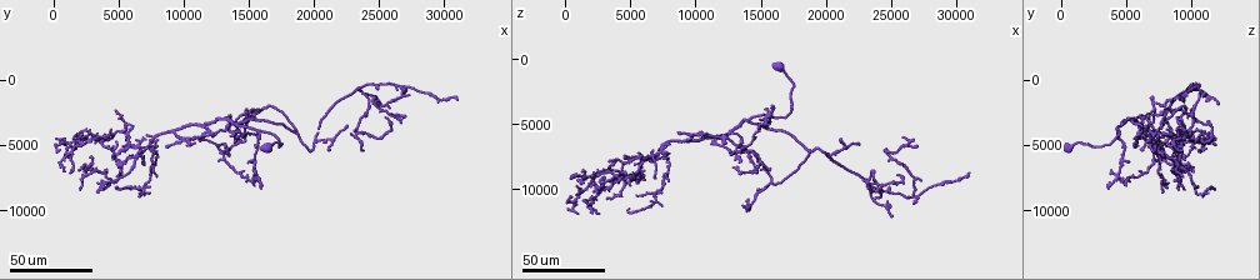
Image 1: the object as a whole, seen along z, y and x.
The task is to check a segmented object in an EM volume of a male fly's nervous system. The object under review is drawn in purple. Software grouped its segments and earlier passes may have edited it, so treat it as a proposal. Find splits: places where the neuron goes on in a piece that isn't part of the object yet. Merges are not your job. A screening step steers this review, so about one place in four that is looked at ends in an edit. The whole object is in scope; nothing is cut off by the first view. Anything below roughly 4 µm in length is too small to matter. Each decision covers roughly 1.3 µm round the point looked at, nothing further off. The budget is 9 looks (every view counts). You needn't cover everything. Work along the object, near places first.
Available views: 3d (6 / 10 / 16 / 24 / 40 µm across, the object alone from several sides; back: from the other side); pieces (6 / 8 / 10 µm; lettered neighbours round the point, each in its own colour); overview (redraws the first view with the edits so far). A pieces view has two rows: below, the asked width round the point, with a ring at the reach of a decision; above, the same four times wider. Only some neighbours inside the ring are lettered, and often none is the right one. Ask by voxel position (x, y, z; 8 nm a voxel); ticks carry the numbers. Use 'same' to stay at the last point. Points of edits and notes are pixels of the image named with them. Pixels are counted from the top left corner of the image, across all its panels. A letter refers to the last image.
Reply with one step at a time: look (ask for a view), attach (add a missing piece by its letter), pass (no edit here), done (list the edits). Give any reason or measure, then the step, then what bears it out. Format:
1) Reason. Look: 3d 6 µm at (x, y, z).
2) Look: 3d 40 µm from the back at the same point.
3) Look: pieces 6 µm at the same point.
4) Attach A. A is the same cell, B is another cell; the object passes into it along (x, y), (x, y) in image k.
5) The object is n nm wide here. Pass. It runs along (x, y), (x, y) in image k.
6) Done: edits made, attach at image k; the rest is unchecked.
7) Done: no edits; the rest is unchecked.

Look: 3d 40 µm at (2200, 6800, 10000).

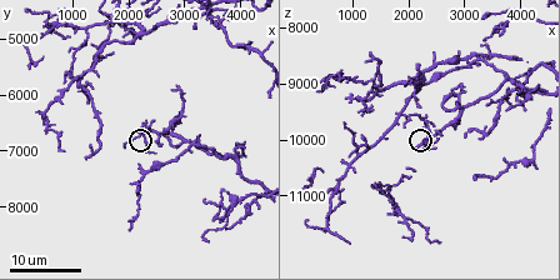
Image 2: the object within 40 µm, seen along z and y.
Look: 3d 10 µm at (2100, 6650, 10200).

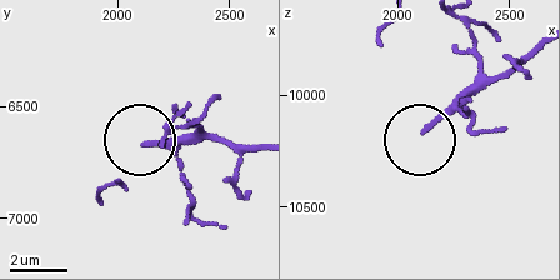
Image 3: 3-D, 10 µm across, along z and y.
See the neighbours. Look: pieces 10 µm at (2120, 6680, 10150).

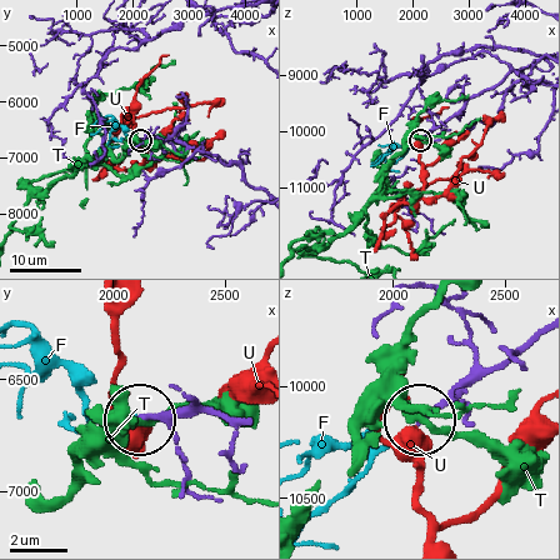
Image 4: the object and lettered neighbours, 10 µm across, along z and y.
Attach F. F is the same cell, T and U are other cells; the neuron continues.

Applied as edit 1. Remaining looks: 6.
Branch stops here. Look: 3d 24 µm at (3150, 4850, 10700).

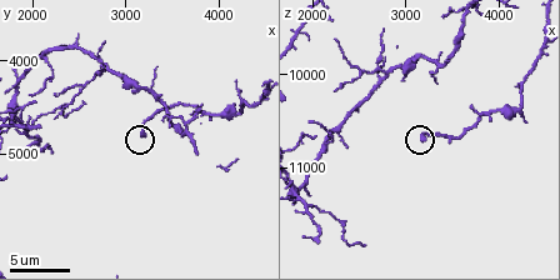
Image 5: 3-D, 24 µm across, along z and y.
What lies round it. Look: pieces 6 µm at (3200, 4800, 10700).

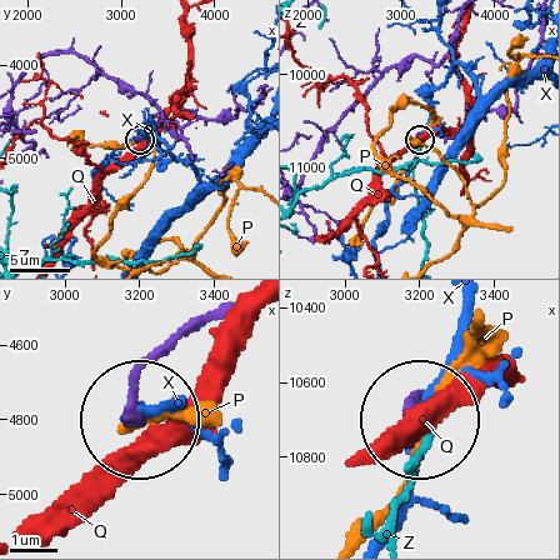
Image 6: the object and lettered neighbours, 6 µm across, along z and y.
Pass. P, Q, X and Z are other cells; no lettered piece goes on from it.

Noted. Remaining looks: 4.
Tapers out. Look: 3d 24 µm at (3800, 8400, 9400).

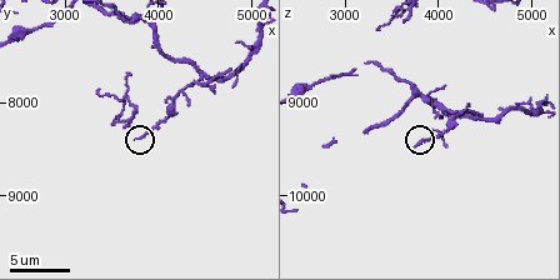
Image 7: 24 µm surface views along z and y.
Look: pieces 10 µm at (3750, 8400, 9500).

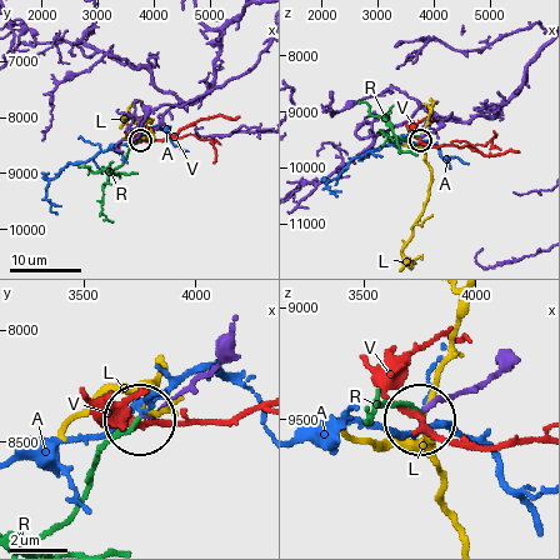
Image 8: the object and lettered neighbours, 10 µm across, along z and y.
Attach R. R is the same cell, A, L and V are other cells; the object passes into it along (499, 364), (420, 411), (381, 405), (368, 416) in image 8; the neuron continues.

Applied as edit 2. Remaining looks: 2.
Long arm stops here. Look: 3d 40 µm at (13800, 4600, 10800).

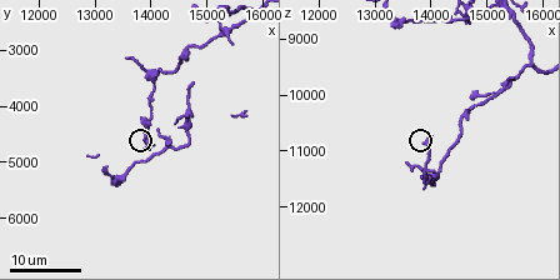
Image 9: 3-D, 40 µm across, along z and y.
Look: pieces 8 µm at (14000, 4650, 10750).

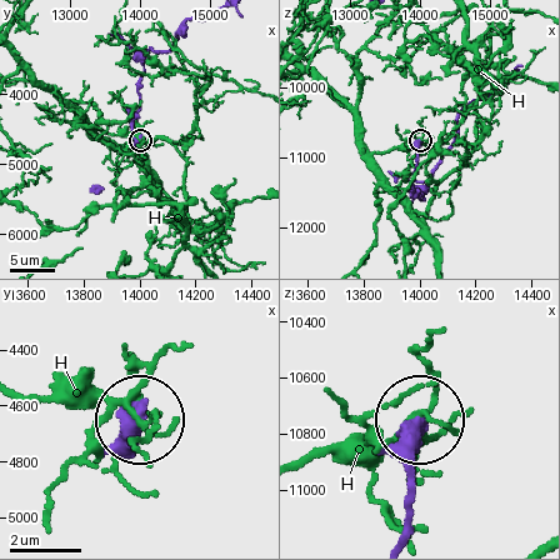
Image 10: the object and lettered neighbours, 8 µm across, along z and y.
Pass. H is another cell; it runs along (403, 535), (418, 421) in image 10; no lettered piece goes on from it.

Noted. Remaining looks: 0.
Done: edits made, attach at image 4, attach at image 8; the rest is unchecked.

